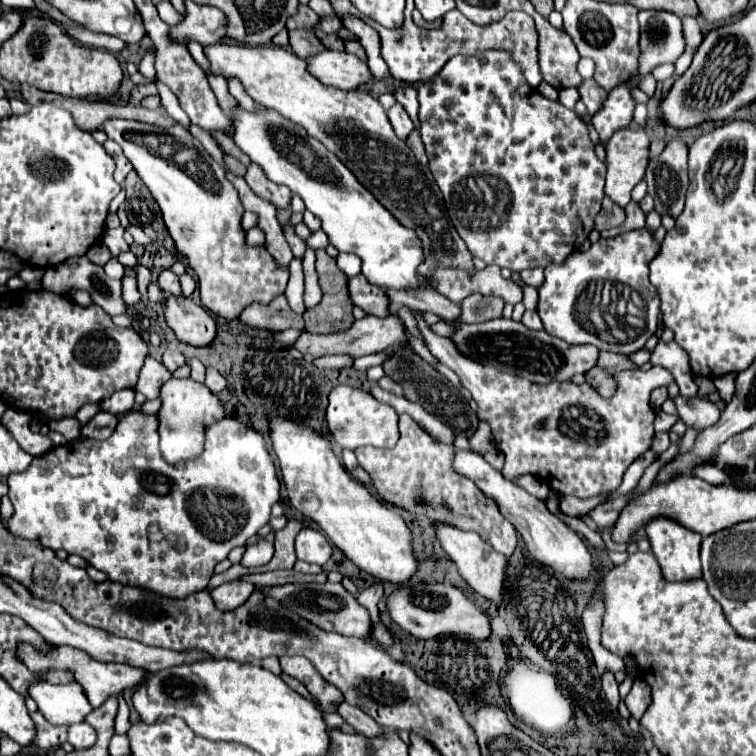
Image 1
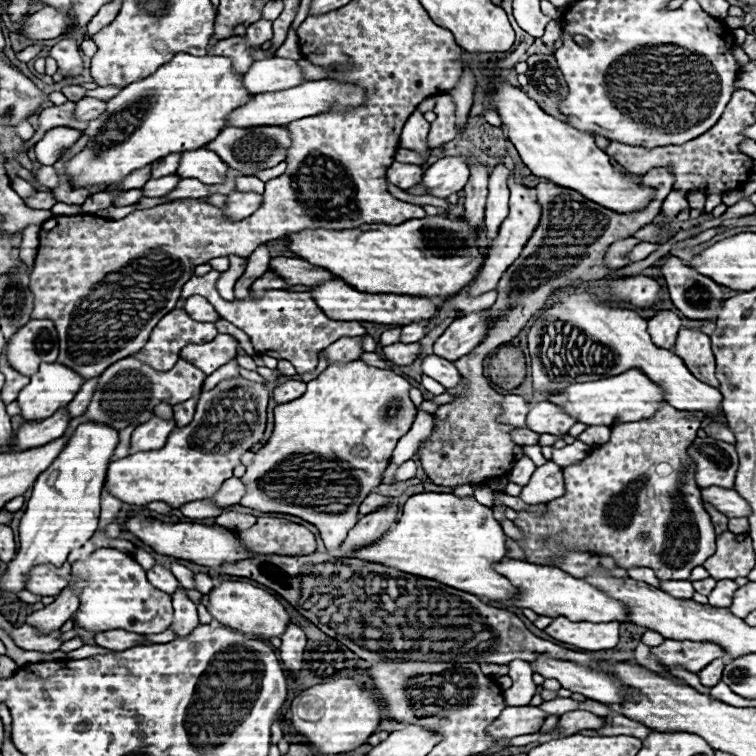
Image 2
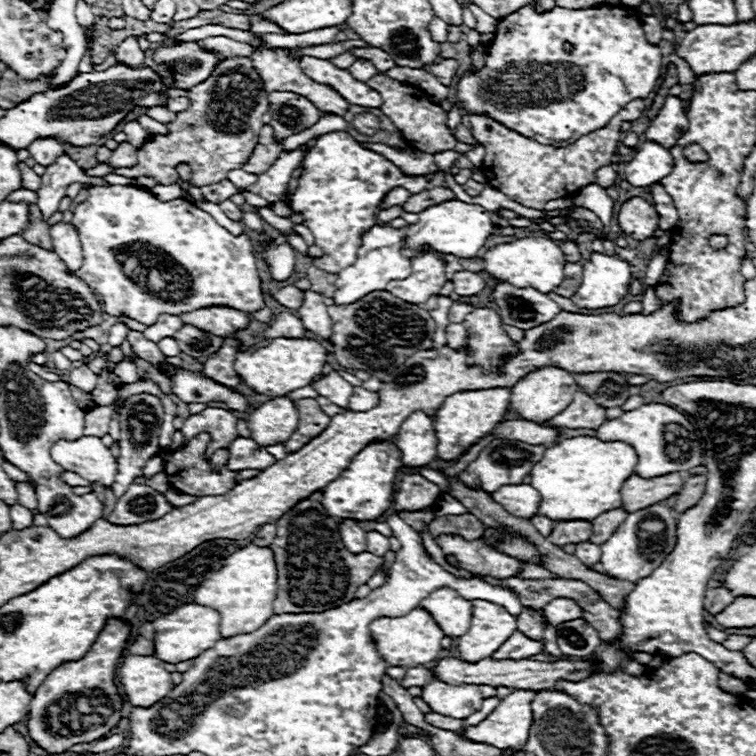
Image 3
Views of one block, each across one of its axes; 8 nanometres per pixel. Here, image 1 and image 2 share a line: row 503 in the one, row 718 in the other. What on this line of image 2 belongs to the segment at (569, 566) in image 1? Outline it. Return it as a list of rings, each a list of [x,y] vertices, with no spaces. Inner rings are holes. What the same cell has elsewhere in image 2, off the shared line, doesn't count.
[[[506,706],[502,714],[486,728],[494,740],[534,734],[544,724],[546,714],[538,706]]]

